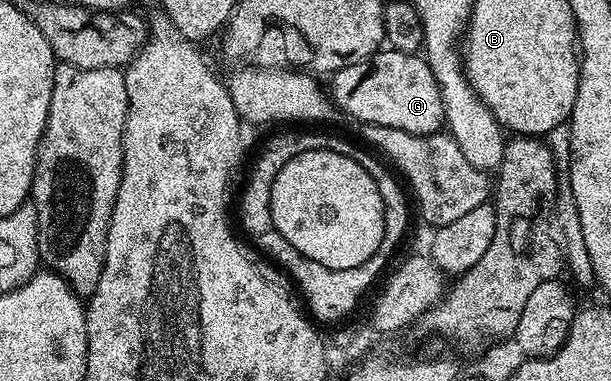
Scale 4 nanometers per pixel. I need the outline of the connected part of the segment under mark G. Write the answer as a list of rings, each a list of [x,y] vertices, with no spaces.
[[[391,47],[381,48],[367,57],[365,61],[354,63],[350,67],[342,67],[331,74],[332,89],[330,97],[335,108],[349,113],[354,120],[364,125],[381,125],[387,129],[401,129],[407,133],[439,133],[445,124],[444,104],[440,85],[434,79],[434,71],[427,60],[416,53],[403,53]]]

